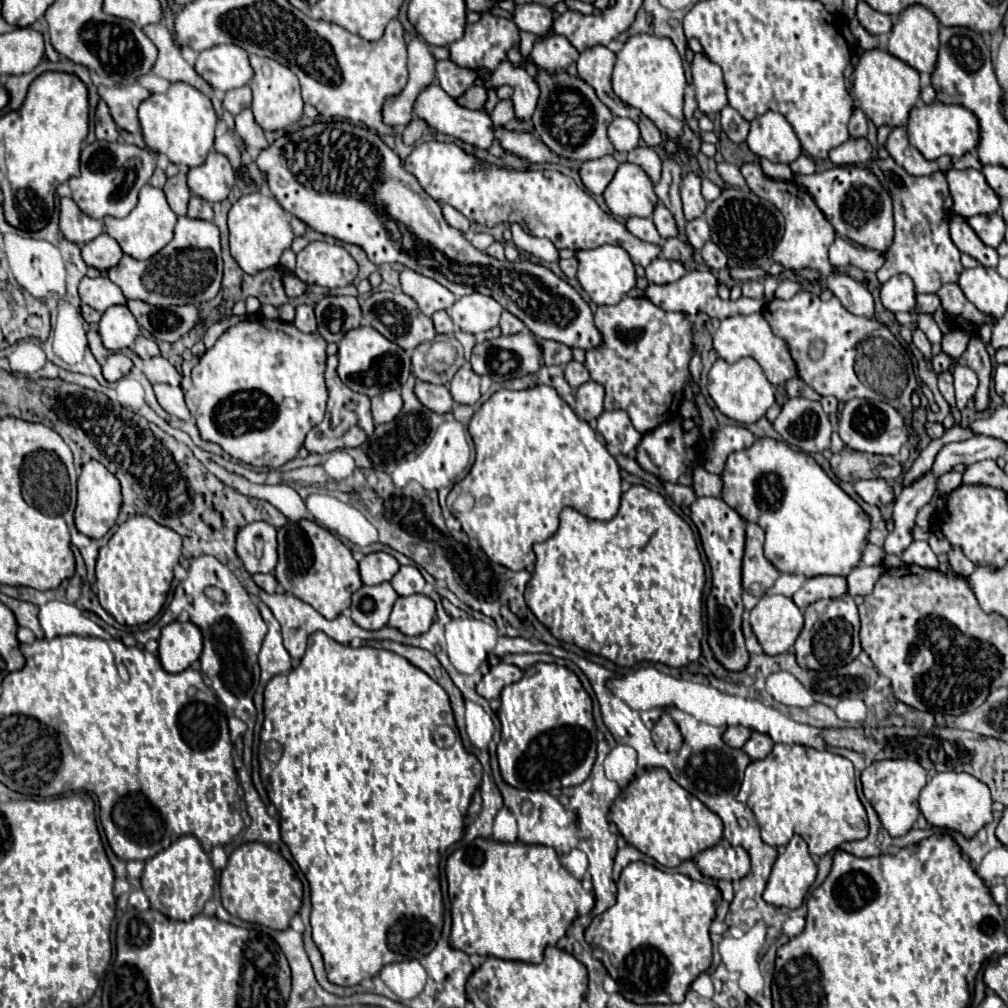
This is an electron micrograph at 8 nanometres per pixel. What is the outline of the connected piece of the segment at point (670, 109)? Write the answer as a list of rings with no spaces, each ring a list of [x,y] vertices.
[[[637,34],[627,40],[617,54],[613,70],[613,90],[629,106],[641,110],[663,134],[669,138],[683,136],[683,92],[687,80],[681,64],[681,56],[669,38],[657,38],[651,34]]]

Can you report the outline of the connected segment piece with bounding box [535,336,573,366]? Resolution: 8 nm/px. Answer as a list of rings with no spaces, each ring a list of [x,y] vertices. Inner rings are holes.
[[[537,338],[537,344],[541,344],[541,354],[543,354],[543,364],[545,366],[551,366],[551,364],[567,364],[569,360],[573,360],[571,356],[571,348],[567,348],[565,344],[559,344],[559,342],[553,342],[553,340],[543,340],[543,338]]]

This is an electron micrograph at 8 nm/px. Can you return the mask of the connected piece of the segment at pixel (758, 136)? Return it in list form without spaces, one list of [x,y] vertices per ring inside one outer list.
[[[765,112],[751,122],[747,136],[749,148],[771,162],[791,164],[801,156],[801,144],[791,124],[779,112]]]

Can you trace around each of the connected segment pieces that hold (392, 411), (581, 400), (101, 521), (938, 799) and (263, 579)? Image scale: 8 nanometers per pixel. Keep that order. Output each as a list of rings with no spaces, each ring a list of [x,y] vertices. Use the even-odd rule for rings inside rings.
[[[389,390],[389,392],[383,392],[379,396],[373,396],[371,398],[371,412],[373,412],[375,424],[385,424],[389,420],[393,420],[399,414],[401,406],[403,406],[401,394],[395,392],[395,390]]]
[[[589,380],[585,384],[581,384],[575,390],[575,398],[577,398],[577,416],[589,424],[593,424],[597,420],[597,416],[603,412],[603,388],[601,384]]]
[[[97,460],[83,464],[77,482],[77,508],[75,508],[75,526],[81,534],[89,538],[103,538],[109,528],[115,524],[121,510],[121,486],[119,480]]]
[[[939,772],[939,774],[935,774],[925,784],[925,788],[921,790],[921,796],[919,796],[919,808],[931,826],[955,830],[967,838],[977,834],[987,822],[993,820],[991,804],[993,802],[991,802],[991,794],[989,794],[987,784],[979,782],[975,776],[965,774],[965,772]]]
[[[253,574],[253,580],[259,588],[263,588],[267,594],[273,594],[275,592],[275,586],[277,586],[277,580],[273,574]]]

